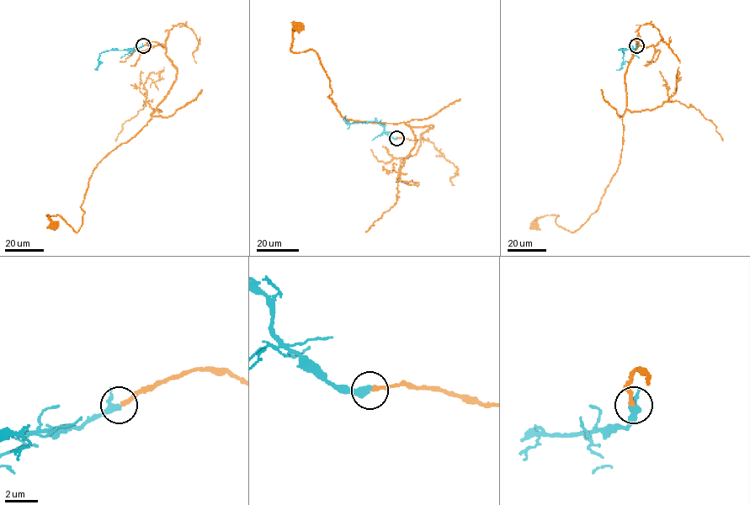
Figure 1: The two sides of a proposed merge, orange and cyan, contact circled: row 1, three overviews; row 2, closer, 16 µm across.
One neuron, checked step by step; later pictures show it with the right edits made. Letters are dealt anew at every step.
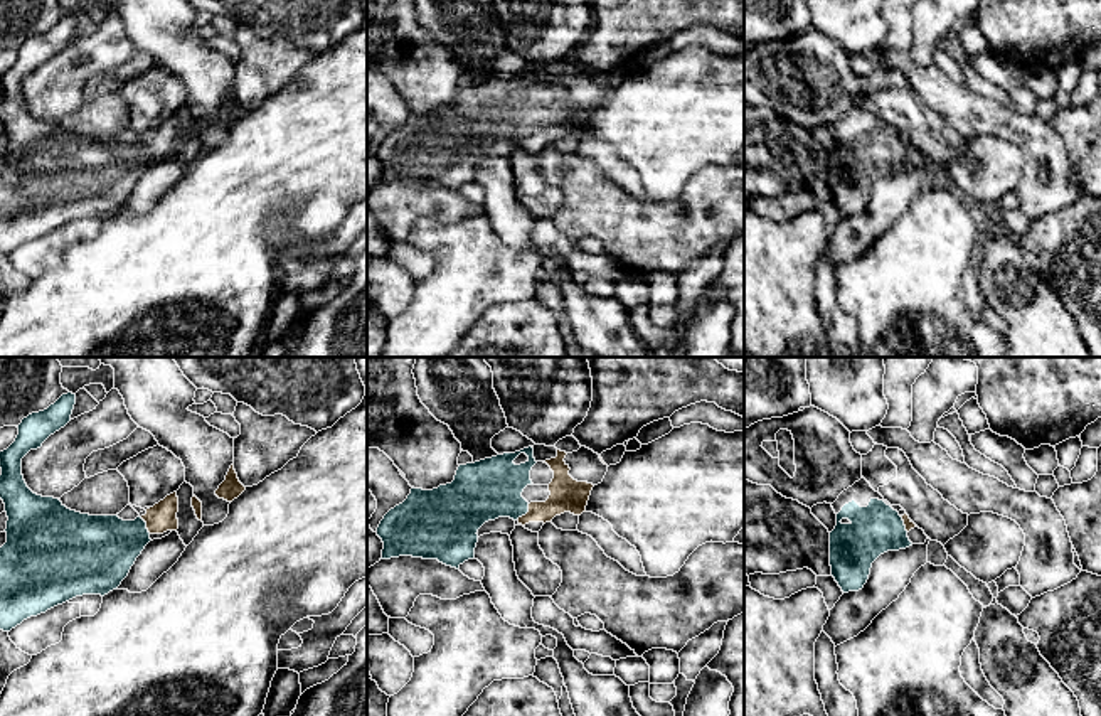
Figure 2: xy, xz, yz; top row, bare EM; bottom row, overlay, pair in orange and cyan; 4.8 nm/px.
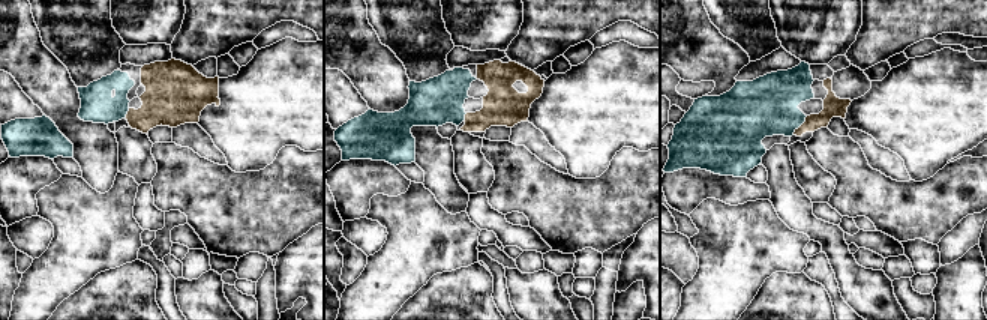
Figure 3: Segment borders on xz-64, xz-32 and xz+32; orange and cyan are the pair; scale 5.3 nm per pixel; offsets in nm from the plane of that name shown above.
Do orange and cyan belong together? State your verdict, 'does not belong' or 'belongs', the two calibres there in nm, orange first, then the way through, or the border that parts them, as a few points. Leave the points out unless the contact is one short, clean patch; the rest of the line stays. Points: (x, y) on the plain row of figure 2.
belongs; 160 nm thick on the orange side, 280 nm on the other; runs through xz (566, 117), (547, 133), (526, 137), (494, 112), (489, 112)

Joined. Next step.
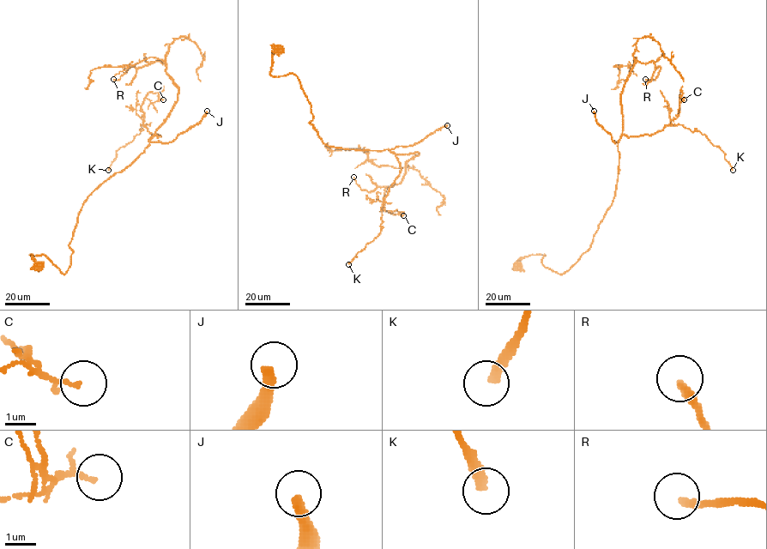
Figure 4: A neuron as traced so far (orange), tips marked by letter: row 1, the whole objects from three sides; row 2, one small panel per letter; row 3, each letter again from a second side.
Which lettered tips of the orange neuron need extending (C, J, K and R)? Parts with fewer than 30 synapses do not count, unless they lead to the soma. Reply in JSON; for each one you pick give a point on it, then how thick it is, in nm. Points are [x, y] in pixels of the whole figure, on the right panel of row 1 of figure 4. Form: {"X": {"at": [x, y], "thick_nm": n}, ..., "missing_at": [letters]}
{"J": {"at": [594, 111], "thick_nm": 340}, "missing_at": ["J"]}

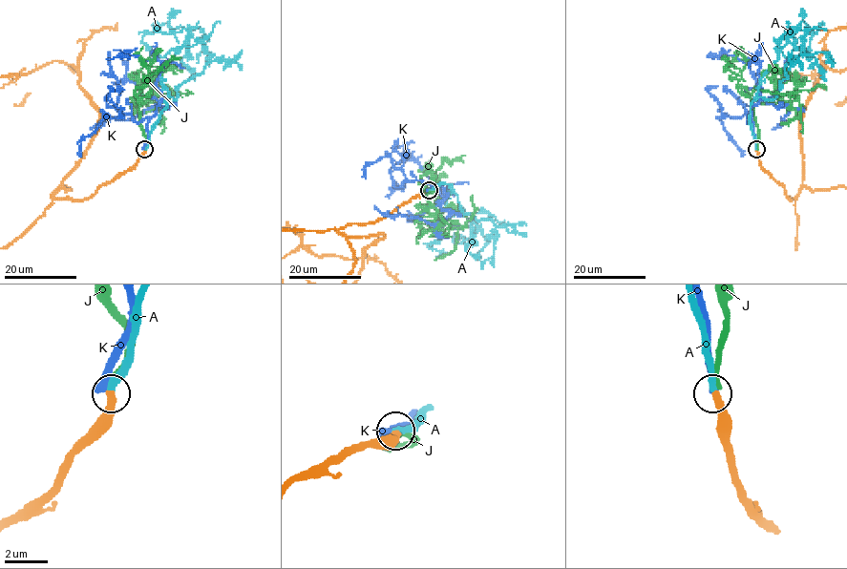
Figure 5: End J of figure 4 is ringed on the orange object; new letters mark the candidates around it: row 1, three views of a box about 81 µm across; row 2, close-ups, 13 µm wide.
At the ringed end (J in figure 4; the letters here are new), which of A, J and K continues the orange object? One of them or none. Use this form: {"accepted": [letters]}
{"accepted": ["A"]}

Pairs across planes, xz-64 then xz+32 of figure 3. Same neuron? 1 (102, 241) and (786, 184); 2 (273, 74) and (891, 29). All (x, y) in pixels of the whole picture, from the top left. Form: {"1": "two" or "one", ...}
{"1": "two", "2": "two"}

